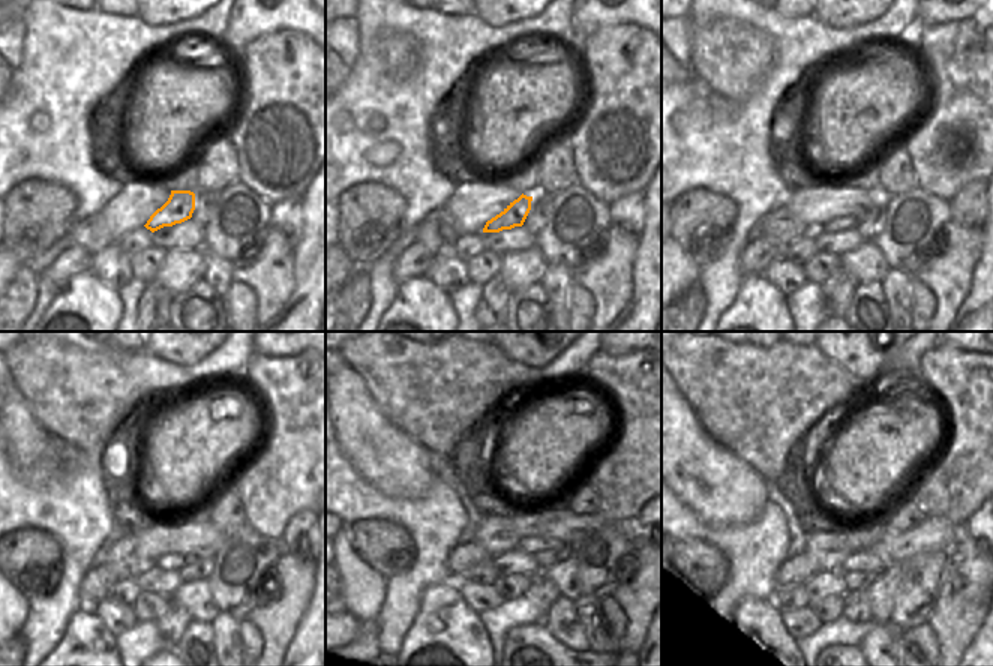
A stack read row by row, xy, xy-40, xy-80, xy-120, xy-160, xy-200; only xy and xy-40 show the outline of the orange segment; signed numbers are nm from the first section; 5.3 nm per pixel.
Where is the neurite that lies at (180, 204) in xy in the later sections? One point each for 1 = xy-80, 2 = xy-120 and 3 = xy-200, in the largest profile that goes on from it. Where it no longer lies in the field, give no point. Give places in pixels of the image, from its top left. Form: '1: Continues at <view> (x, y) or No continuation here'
1: Continues at xy-80 (848, 222)
2: Continues at xy-120 (171, 561)
3: Continues at xy-200 (860, 560).

